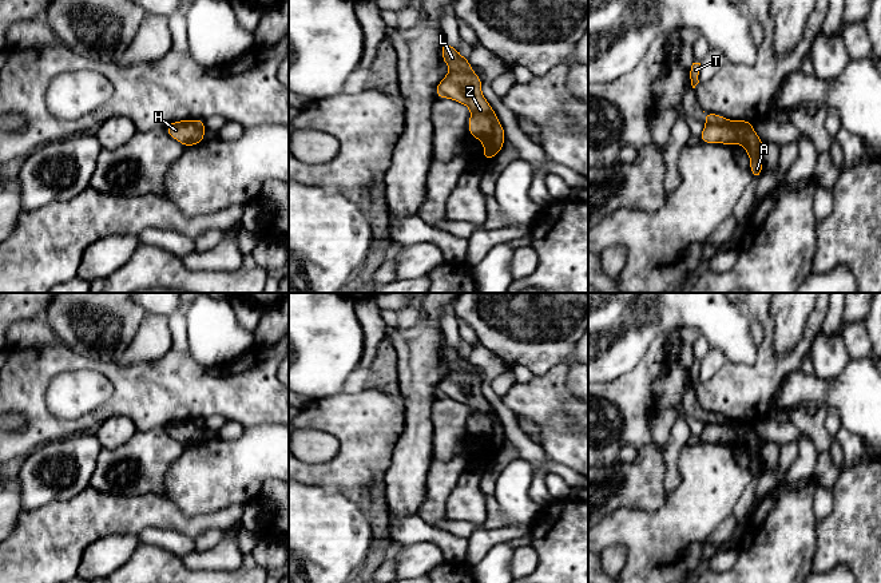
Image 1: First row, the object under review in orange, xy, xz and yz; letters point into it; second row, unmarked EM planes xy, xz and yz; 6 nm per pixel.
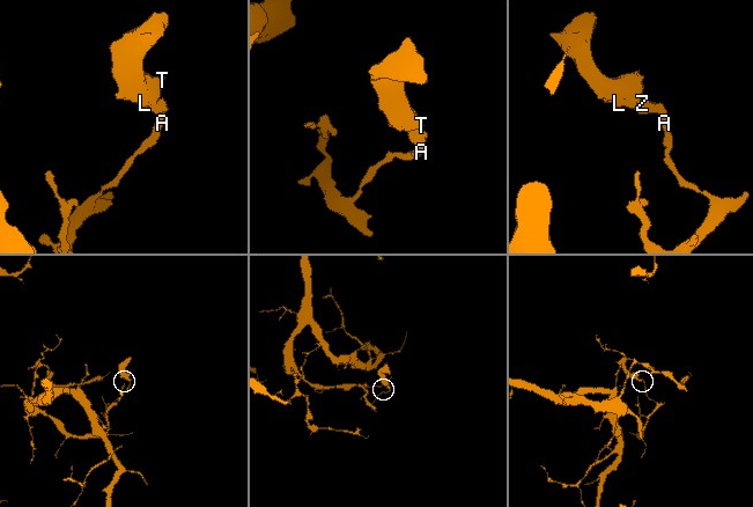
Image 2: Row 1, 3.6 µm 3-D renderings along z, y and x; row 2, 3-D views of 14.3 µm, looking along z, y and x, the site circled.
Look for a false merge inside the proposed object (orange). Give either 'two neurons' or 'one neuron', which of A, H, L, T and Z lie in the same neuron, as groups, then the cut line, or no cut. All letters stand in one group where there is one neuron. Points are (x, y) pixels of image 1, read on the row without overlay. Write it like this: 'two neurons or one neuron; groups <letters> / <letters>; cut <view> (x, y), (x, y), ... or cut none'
two neurons; groups A / H L T Z; cut yz (706, 421), (729, 423), (734, 428), (738, 443)

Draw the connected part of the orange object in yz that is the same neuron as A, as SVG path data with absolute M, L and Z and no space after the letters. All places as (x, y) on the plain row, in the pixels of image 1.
M705 412L707 424L727 423L735 428L738 444L742 444L750 456L750 469L754 479L762 473L761 448L763 440L754 431L750 420L730 420L718 413Z

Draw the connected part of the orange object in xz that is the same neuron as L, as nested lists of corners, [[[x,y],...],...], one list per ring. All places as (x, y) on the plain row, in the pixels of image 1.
[[[447,341],[443,342],[441,356],[449,366],[449,372],[437,384],[436,397],[447,397],[465,404],[472,412],[468,431],[485,445],[495,432],[495,411],[481,392],[483,381],[473,372],[468,358]]]

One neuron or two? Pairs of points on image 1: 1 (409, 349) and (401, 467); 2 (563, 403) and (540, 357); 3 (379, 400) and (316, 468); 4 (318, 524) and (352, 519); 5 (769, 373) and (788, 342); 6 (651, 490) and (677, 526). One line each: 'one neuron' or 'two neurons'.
1: one neuron
2: two neurons
3: one neuron
4: one neuron
5: two neurons
6: two neurons

